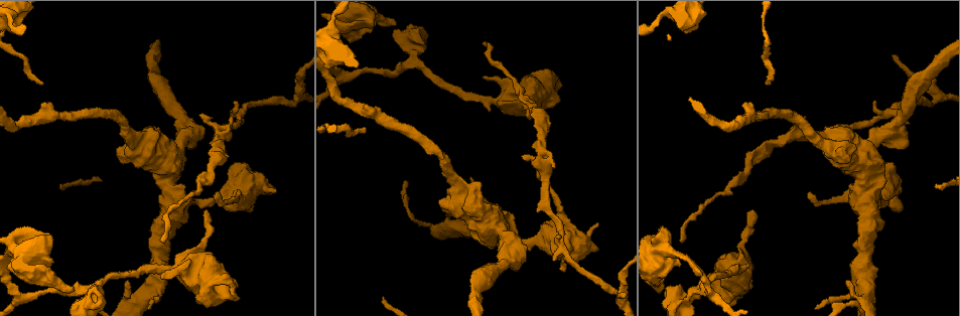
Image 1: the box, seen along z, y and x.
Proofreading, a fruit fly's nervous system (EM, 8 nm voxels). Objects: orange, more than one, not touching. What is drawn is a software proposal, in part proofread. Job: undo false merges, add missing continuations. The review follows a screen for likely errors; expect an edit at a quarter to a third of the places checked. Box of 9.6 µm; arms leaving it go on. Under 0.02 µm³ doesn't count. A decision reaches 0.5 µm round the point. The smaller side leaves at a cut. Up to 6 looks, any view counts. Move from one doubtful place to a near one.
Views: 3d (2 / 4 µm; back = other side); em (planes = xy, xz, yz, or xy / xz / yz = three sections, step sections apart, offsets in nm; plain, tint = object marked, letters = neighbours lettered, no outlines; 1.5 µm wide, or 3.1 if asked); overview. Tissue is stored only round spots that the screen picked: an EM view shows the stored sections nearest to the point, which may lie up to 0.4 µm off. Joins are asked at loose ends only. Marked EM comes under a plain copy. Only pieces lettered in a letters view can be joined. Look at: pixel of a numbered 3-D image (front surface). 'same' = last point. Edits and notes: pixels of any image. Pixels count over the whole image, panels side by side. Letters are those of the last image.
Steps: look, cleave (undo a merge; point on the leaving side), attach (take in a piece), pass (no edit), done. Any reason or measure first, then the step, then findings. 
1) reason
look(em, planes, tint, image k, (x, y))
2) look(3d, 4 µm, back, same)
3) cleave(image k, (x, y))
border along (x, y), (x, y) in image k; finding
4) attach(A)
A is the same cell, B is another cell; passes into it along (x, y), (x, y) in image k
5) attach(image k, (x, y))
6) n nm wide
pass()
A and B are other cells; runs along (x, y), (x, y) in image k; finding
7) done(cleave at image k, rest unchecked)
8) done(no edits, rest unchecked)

sudden change in width
look(em, planes, tint, image 1, (559, 204))

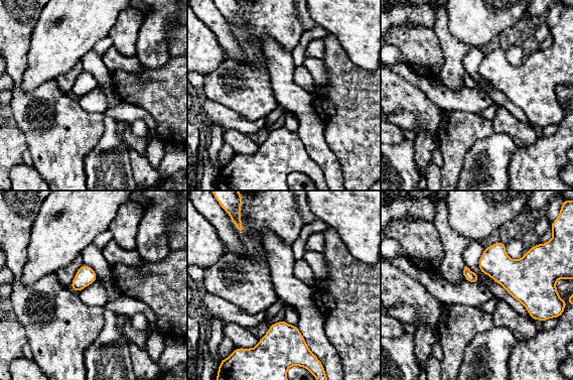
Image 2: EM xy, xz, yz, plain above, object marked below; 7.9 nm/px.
look(em, planes, letters, same)

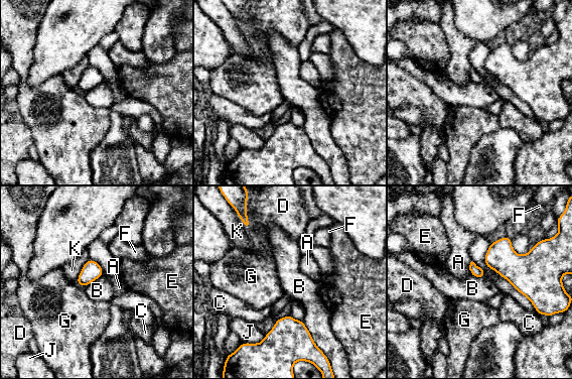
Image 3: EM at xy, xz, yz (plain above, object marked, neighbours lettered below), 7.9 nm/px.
pass()
A, B, C, D, E, F, G, J and K are other cells; all the same neuron

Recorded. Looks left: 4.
free end
look(em, planes, letters, image 1, (234, 295))

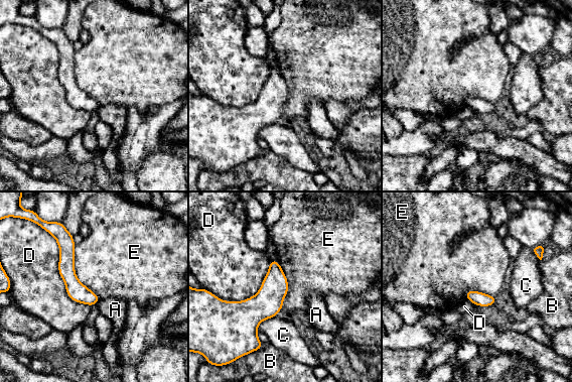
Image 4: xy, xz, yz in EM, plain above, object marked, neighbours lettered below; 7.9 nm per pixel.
pass()
A, B, C, D and E are other cells; border along (75, 245), (75, 273), (100, 298) in image 4; none of them fits

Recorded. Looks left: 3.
free end
look(em, planes, letters, image 1, (751, 210))

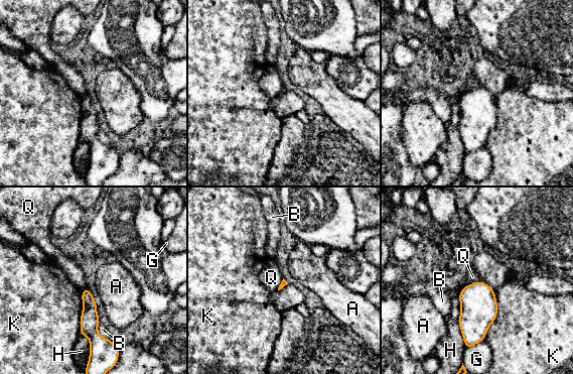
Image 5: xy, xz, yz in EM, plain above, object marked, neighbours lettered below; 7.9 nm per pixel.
pass()
A, B, G, H, K and Q are other cells; border along (479, 279), (466, 285) in image 5; none of them fits

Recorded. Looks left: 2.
done(no edits, rest unchecked)

